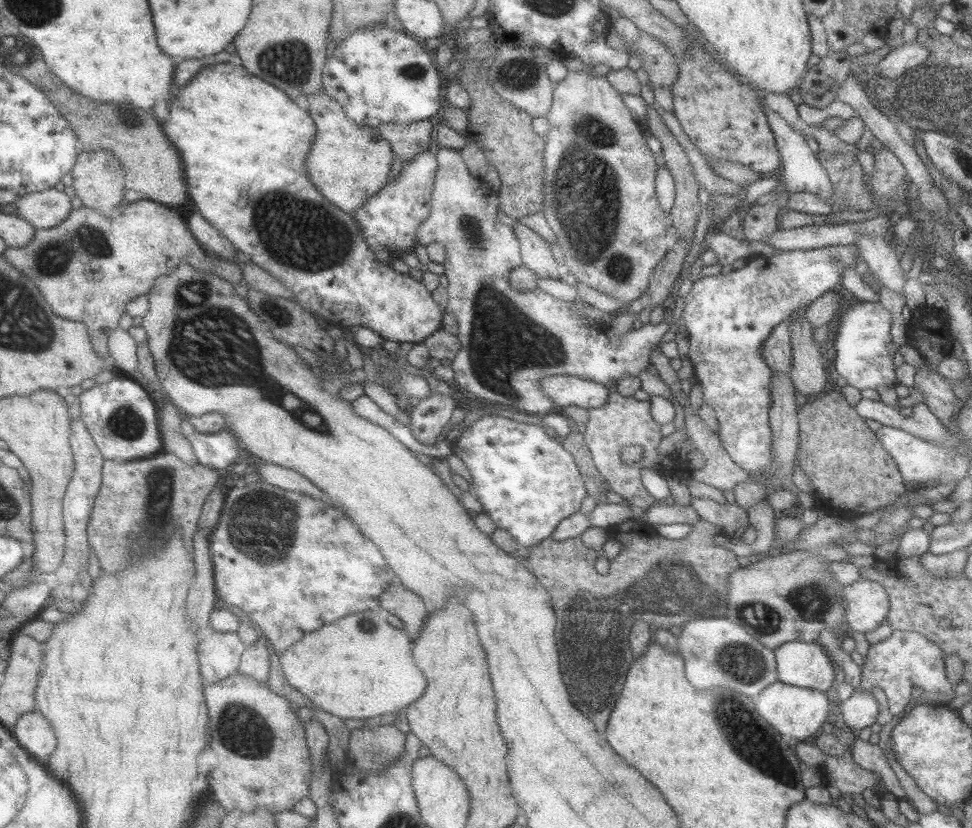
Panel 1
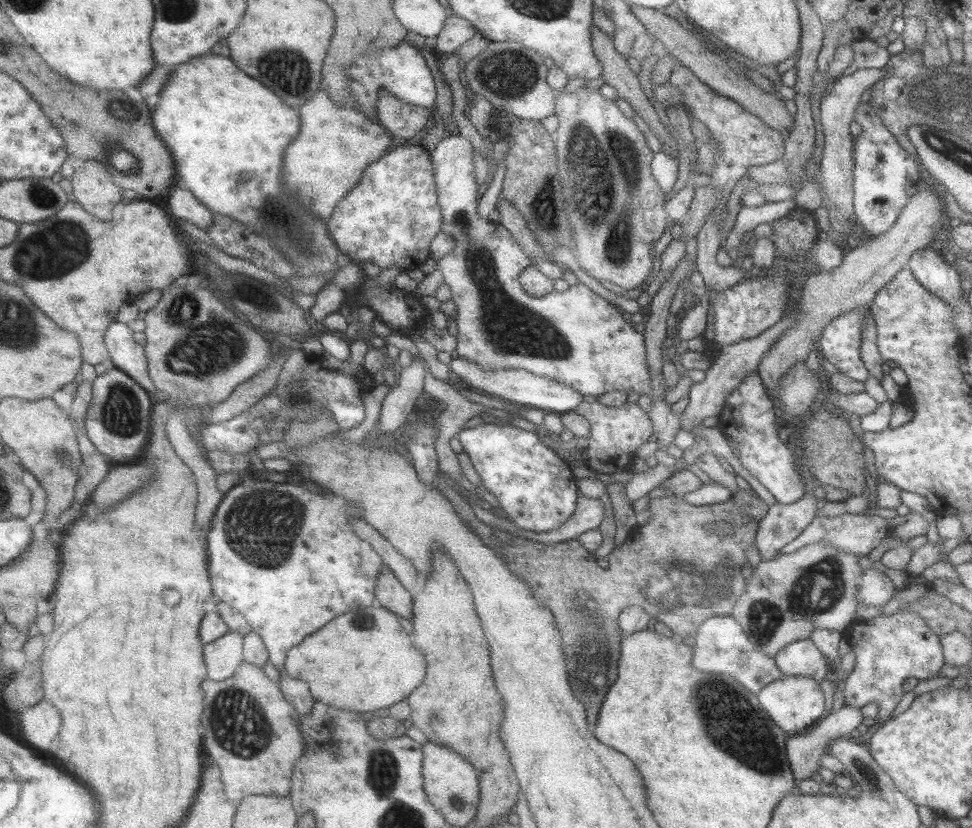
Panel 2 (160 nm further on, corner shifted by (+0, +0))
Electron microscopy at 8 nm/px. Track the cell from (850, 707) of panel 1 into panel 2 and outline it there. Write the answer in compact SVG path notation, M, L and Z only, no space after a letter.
M843 704L836 712L830 713L827 718L823 718L818 724L813 724L811 730L805 732L805 734L787 734L785 741L786 760L788 760L793 778L801 780L816 772L820 764L819 758L827 752L831 741L834 738L848 736L849 732L855 729L863 719L859 708Z

